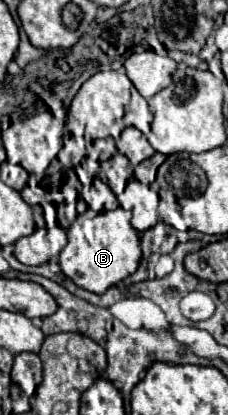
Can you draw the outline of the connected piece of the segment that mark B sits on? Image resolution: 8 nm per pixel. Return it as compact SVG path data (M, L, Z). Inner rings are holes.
M122 207L98 213L88 209L82 215L78 215L66 231L67 245L60 253L62 273L68 279L72 279L78 287L98 295L106 293L108 287L132 275L140 265L142 249L140 235L130 225L130 217L132 215L128 215L128 211L124 211Z

